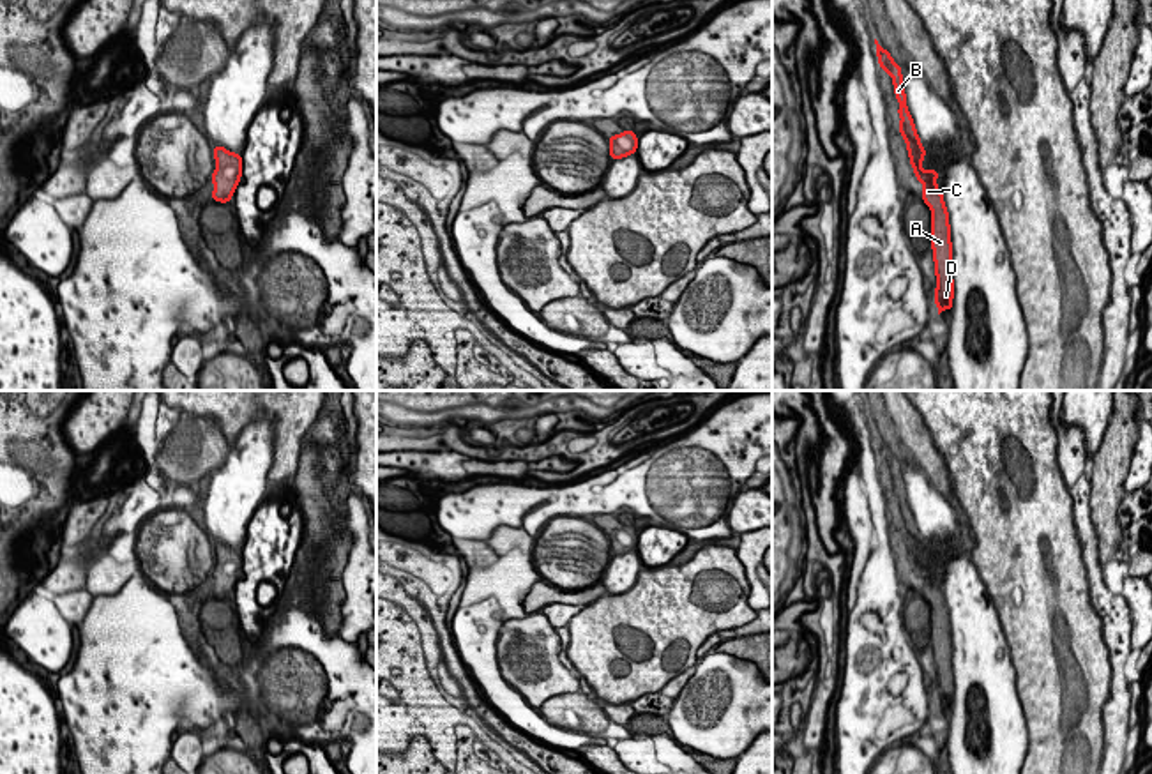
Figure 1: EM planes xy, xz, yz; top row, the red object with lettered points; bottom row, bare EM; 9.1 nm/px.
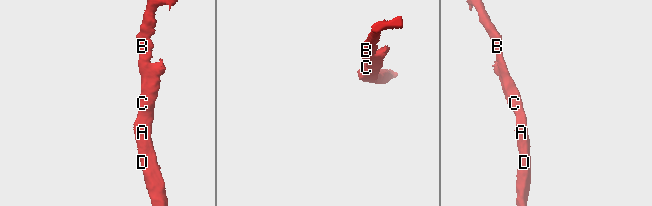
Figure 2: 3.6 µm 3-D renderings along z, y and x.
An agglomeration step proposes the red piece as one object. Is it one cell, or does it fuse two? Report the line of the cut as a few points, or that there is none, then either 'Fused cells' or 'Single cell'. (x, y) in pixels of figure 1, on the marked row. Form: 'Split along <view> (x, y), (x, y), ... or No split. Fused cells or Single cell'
No split. Single cell

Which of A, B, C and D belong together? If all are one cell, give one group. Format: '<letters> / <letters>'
A B C D

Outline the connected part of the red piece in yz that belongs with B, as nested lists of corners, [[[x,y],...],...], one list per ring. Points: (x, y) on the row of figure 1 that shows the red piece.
[[[876,39],[875,44],[876,44],[876,57],[882,71],[889,72],[892,78],[894,94],[899,102],[899,110],[896,115],[901,117],[898,127],[906,143],[908,148],[906,154],[910,156],[910,164],[912,170],[915,171],[915,178],[922,184],[921,198],[931,210],[931,249],[933,249],[933,262],[935,262],[935,276],[938,281],[933,292],[935,292],[935,304],[940,315],[944,309],[952,311],[952,299],[954,299],[949,212],[944,201],[944,193],[936,186],[938,171],[921,168],[922,159],[926,157],[928,152],[921,145],[921,138],[917,134],[913,118],[906,106],[901,65],[894,62],[891,53],[883,49]]]

